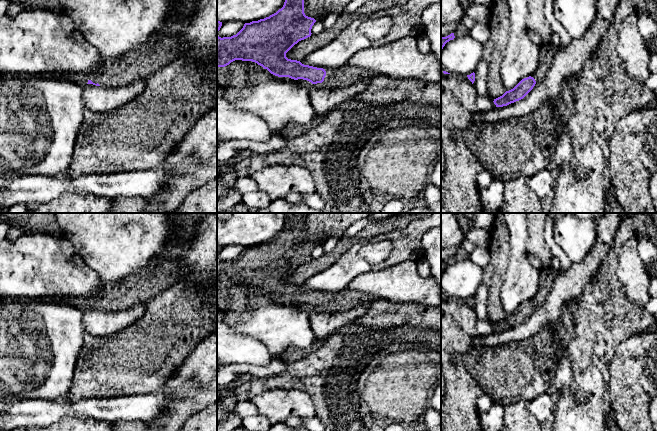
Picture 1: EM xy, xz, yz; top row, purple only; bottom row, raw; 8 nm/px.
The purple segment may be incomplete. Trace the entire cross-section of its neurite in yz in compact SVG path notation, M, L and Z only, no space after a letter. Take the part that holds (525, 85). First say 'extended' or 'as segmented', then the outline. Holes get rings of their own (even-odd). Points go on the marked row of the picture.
extended | M548 46L541 47L539 64L536 71L531 76L522 79L513 89L494 99L493 102L496 107L507 106L523 99L533 89L535 84L545 77L551 66L554 54L555 49Z

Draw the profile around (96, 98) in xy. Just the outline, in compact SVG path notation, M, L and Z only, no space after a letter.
M135 80L124 86L103 87L86 84L83 91L85 108L93 112L108 112L124 106L143 93L144 80Z

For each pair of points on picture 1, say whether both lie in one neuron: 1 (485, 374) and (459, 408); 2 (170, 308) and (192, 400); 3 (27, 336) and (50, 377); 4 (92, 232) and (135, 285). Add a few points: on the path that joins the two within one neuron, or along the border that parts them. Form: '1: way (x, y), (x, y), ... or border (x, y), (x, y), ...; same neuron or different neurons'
1: border (463, 365), (484, 393); different neurons
2: border (198, 343), (172, 373); different neurons
3: way (27, 346), (27, 349), (42, 367); same neuron
4: border (149, 264), (144, 270), (133, 273), (128, 277); different neurons

